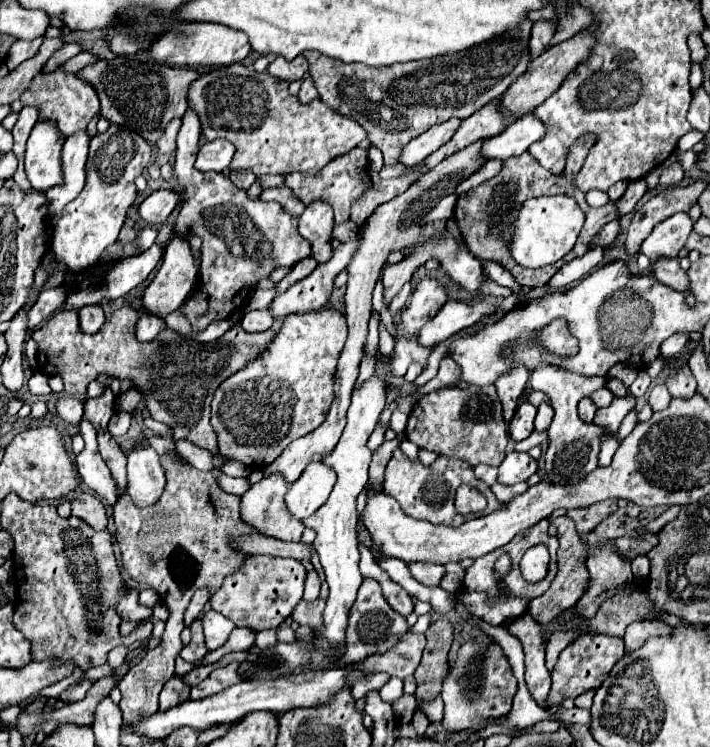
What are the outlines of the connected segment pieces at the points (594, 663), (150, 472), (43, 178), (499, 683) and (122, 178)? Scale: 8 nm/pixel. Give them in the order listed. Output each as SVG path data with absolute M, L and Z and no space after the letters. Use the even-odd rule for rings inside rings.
M584 635L578 637L572 645L568 645L552 671L552 689L548 695L548 707L556 707L562 703L562 699L578 697L586 689L596 689L602 685L602 681L608 677L612 667L618 663L618 659L624 657L624 641L610 635Z
M138 447L128 455L128 493L138 507L158 501L166 485L160 455L152 447Z
M40 121L34 125L26 145L26 175L36 191L44 191L62 183L62 143L64 137L58 133L52 121Z
M476 637L460 647L458 661L450 669L444 681L442 701L444 701L444 727L448 731L464 731L476 727L480 721L506 715L516 693L516 677L512 675L510 663L504 657L500 645L488 643L488 637Z
M110 125L104 133L90 139L90 153L86 161L86 185L82 193L66 205L62 219L54 227L52 251L68 265L70 271L80 273L98 263L100 253L118 239L124 225L126 211L138 197L134 179L152 161L150 145L130 129Z

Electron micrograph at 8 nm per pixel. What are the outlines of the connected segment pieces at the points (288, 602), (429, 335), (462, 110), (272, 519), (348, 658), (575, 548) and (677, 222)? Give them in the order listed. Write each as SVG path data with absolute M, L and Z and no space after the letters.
M250 557L242 569L226 577L224 585L212 595L210 605L214 611L232 619L236 627L250 627L252 631L278 627L302 599L306 569L300 561L282 557Z
M446 301L442 305L442 309L438 311L436 317L432 317L420 331L418 337L414 337L420 345L424 347L434 347L438 343L442 343L444 339L448 339L450 335L478 323L482 317L492 315L500 305L488 305L488 303L480 303L480 305L466 305L460 301Z
M524 21L518 29L504 33L502 37L494 37L482 45L476 45L462 53L450 53L446 57L434 57L430 61L410 61L404 65L388 65L388 67L370 67L370 65L354 65L342 63L338 59L326 57L322 53L306 51L302 53L310 65L310 77L320 93L320 99L328 103L332 109L340 111L342 115L352 117L358 121L366 131L368 139L374 147L382 149L384 165L398 165L398 153L434 123L444 121L446 117L460 117L466 119L482 105L492 101L494 97L502 95L526 69L528 69L528 39L530 39L532 21Z
M276 473L252 485L242 495L240 505L242 521L254 525L262 535L276 537L282 541L300 541L304 523L294 519L286 509L274 507L274 501L284 499L286 489L288 489L286 479Z
M364 579L360 589L358 589L358 597L350 609L348 615L348 627L346 627L346 643L340 647L340 657L336 661L332 661L336 667L342 665L350 665L350 663L360 663L370 655L382 655L388 649L392 649L402 635L408 631L408 623L406 619L396 613L384 599L382 595L382 587L378 585L378 581L374 579Z
M558 517L558 519L550 519L556 527L558 527L558 541L560 541L560 547L558 547L558 573L550 585L550 589L542 595L542 597L536 597L530 601L530 607L528 607L528 613L538 621L538 623L548 623L550 619L554 619L558 613L570 609L572 605L576 605L576 601L584 595L586 587L588 587L588 569L584 565L586 561L586 543L580 541L578 533L576 533L576 527L574 527L574 521L570 517Z
M674 213L666 221L660 221L654 231L646 237L640 251L650 257L650 261L666 255L676 257L678 251L684 247L688 235L692 231L692 219L688 213Z

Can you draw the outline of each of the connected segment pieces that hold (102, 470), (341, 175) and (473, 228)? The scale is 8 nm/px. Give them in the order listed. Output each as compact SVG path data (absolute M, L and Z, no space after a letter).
M90 421L80 423L80 433L84 437L84 449L76 455L76 467L84 479L84 483L94 489L100 497L108 501L108 505L114 505L118 501L116 485L110 477L110 469L106 467L102 455L98 453L98 441L96 441L96 431L90 425Z
M356 147L352 149L350 153L346 155L340 155L336 157L334 161L330 161L316 177L308 177L308 175L302 175L302 173L292 173L292 175L286 175L284 179L284 187L290 187L292 193L304 203L312 203L312 201L322 201L322 203L328 203L332 209L334 209L334 225L340 225L344 221L350 219L350 209L352 209L352 203L356 199L360 199L370 187L372 187L372 181L370 181L370 173L368 173L368 151Z
M588 135L588 137L582 137L577 139L574 145L570 147L570 155L568 155L568 163L566 163L566 169L574 167L574 171L564 171L562 175L554 175L550 171L546 171L542 165L538 165L538 161L534 161L534 157L526 151L518 157L512 157L512 159L506 159L504 161L504 167L502 171L492 177L490 181L484 181L480 183L476 189L468 191L468 193L462 193L458 197L458 203L456 203L456 211L454 211L454 217L458 221L458 227L460 227L460 233L462 237L466 239L466 245L470 249L470 253L474 253L476 257L482 257L482 259L490 259L490 261L496 261L500 265L504 265L520 285L526 285L526 287L540 287L544 283L548 283L552 279L552 275L564 265L564 263L554 263L554 265L546 265L546 267L540 267L540 269L524 269L520 265L514 263L514 259L510 257L510 251L506 249L506 239L508 235L508 229L506 225L510 223L510 217L508 213L512 213L514 209L518 209L526 199L530 197L542 197L542 195L558 195L558 193L564 193L568 197L574 197L576 203L580 205L580 209L584 211L586 215L586 223L582 227L582 233L578 237L578 247L574 247L570 253L568 253L568 261L576 259L576 257L582 257L588 249L590 249L590 241L596 237L596 233L602 229L602 225L606 225L608 221L616 219L616 207L614 203L608 203L604 207L590 207L586 203L586 193L580 191L576 185L574 185L574 177L578 175L582 168L588 151L592 145L594 145L594 135Z

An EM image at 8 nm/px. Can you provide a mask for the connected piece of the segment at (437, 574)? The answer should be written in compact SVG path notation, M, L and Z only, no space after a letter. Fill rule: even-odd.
M410 563L408 569L412 577L422 585L440 585L440 579L444 577L444 565L436 563Z

